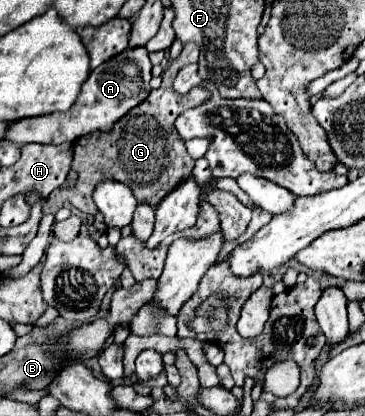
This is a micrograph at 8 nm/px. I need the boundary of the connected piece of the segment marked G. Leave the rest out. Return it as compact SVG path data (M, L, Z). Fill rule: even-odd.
M193 42L184 44L180 56L171 62L169 68L163 72L161 88L153 90L143 104L135 106L127 116L123 116L113 126L111 132L101 132L101 134L93 132L93 134L79 138L73 144L71 168L77 170L77 174L79 174L77 184L75 184L75 188L54 190L43 202L43 213L53 212L55 214L65 202L68 202L85 214L93 214L95 184L99 184L99 180L109 180L109 178L129 186L133 196L137 198L137 202L149 204L155 210L155 204L159 204L159 200L163 200L163 196L167 196L167 192L171 192L171 188L175 188L175 184L181 184L183 180L187 180L187 176L191 176L191 168L193 168L195 160L187 154L185 142L175 132L173 122L181 112L207 102L211 93L206 88L198 86L185 96L181 96L181 94L173 92L171 84L173 84L175 74L181 68L191 62L198 62L199 53L200 48L197 44Z

